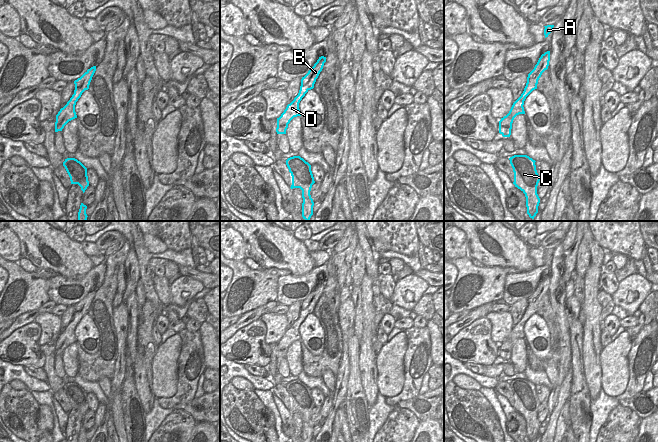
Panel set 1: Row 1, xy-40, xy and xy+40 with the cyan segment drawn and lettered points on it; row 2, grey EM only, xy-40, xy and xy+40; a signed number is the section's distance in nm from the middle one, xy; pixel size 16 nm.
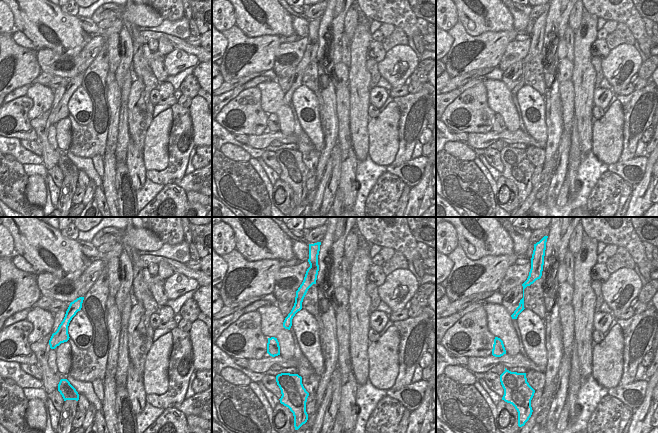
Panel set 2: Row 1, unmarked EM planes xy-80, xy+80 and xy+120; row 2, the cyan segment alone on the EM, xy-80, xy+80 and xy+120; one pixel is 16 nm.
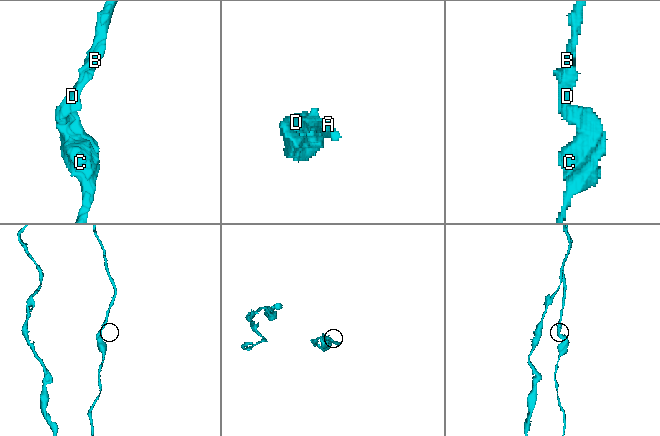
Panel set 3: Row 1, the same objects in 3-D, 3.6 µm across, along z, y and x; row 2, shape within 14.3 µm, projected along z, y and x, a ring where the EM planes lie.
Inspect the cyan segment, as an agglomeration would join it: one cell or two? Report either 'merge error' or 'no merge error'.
no merge error

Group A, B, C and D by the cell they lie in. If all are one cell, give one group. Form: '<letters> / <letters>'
A B C D

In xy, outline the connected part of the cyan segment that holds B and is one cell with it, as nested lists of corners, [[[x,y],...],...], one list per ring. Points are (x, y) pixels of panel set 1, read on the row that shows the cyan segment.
[[[321,56],[314,64],[314,66],[308,71],[308,73],[302,77],[301,86],[298,95],[294,98],[294,100],[287,105],[284,112],[281,114],[279,118],[277,118],[277,134],[286,134],[286,130],[288,128],[288,124],[290,121],[297,116],[301,116],[301,112],[299,109],[299,103],[305,94],[314,88],[314,84],[316,79],[318,78],[320,72],[323,69],[324,63],[326,62],[326,57]]]

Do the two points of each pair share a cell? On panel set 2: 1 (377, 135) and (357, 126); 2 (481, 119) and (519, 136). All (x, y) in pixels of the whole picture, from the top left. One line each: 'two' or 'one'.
1: two
2: two

